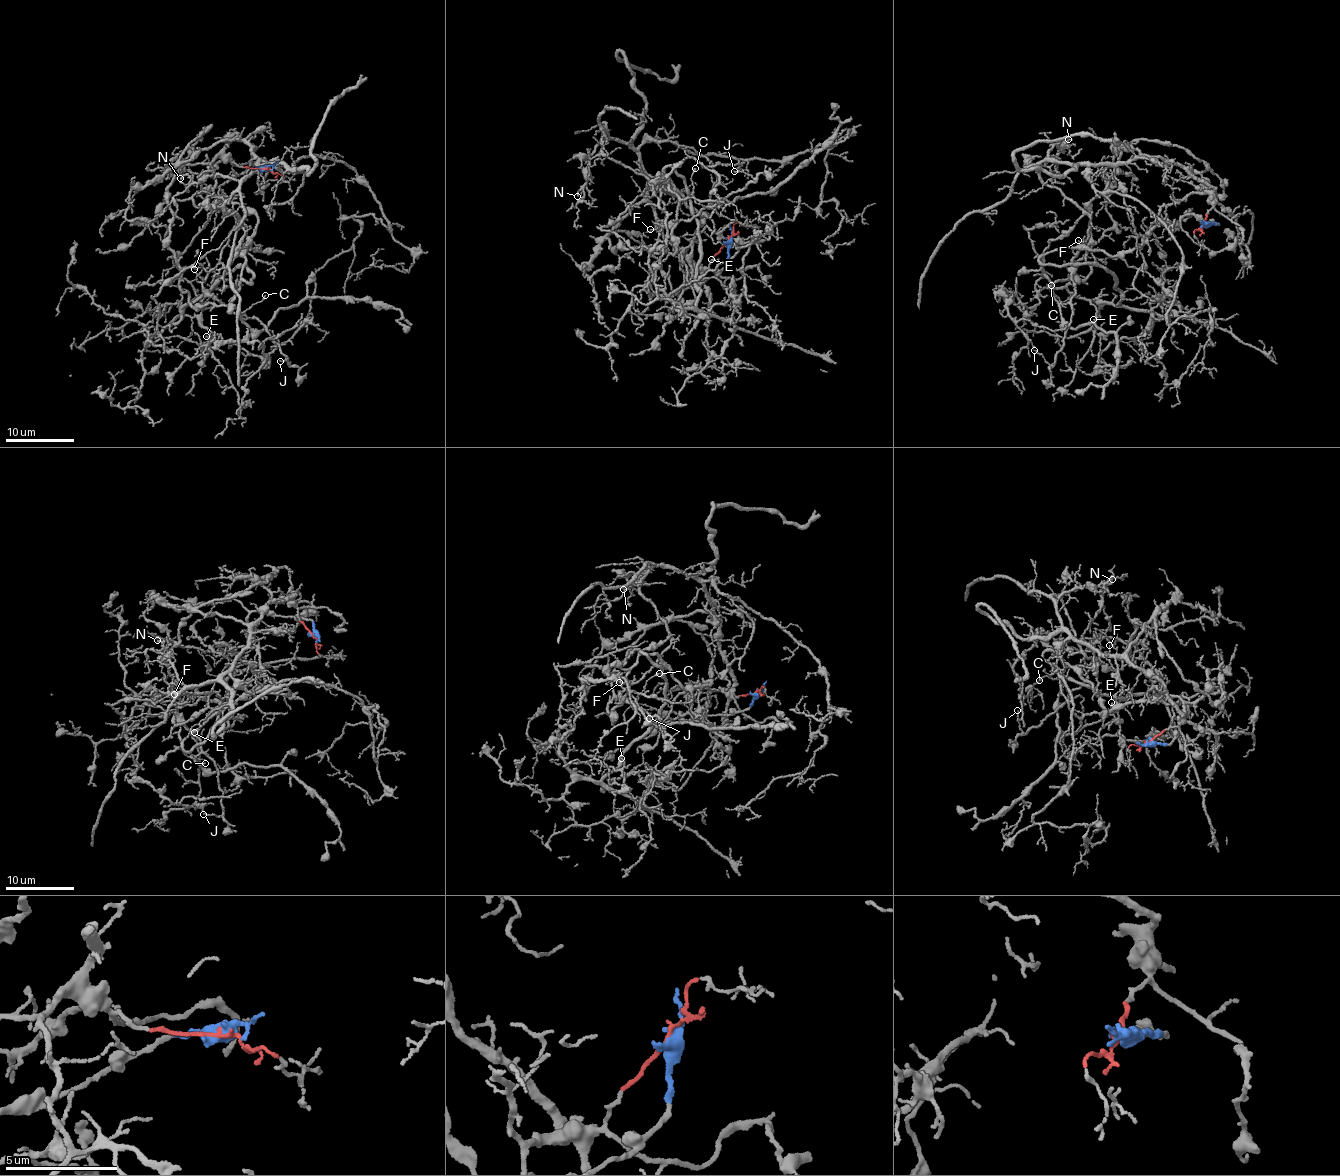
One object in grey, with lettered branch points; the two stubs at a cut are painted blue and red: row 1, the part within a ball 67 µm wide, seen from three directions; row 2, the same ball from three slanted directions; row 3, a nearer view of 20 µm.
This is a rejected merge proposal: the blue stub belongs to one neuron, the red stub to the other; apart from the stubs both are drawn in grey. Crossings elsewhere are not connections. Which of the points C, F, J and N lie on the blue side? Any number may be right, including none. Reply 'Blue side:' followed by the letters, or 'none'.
Blue side: none

